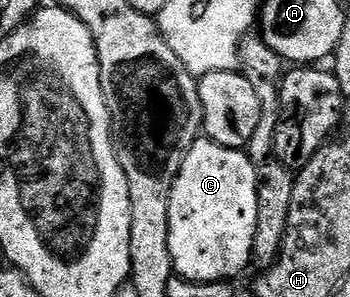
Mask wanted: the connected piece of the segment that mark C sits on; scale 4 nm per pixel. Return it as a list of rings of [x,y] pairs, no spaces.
[[[206,139],[192,140],[189,148],[184,152],[169,186],[167,195],[167,242],[169,243],[169,255],[171,256],[171,268],[185,281],[227,281],[235,277],[247,264],[252,264],[251,248],[253,247],[254,232],[257,231],[257,183],[255,165],[250,156],[243,149],[230,149],[224,145],[218,145],[216,141]]]

